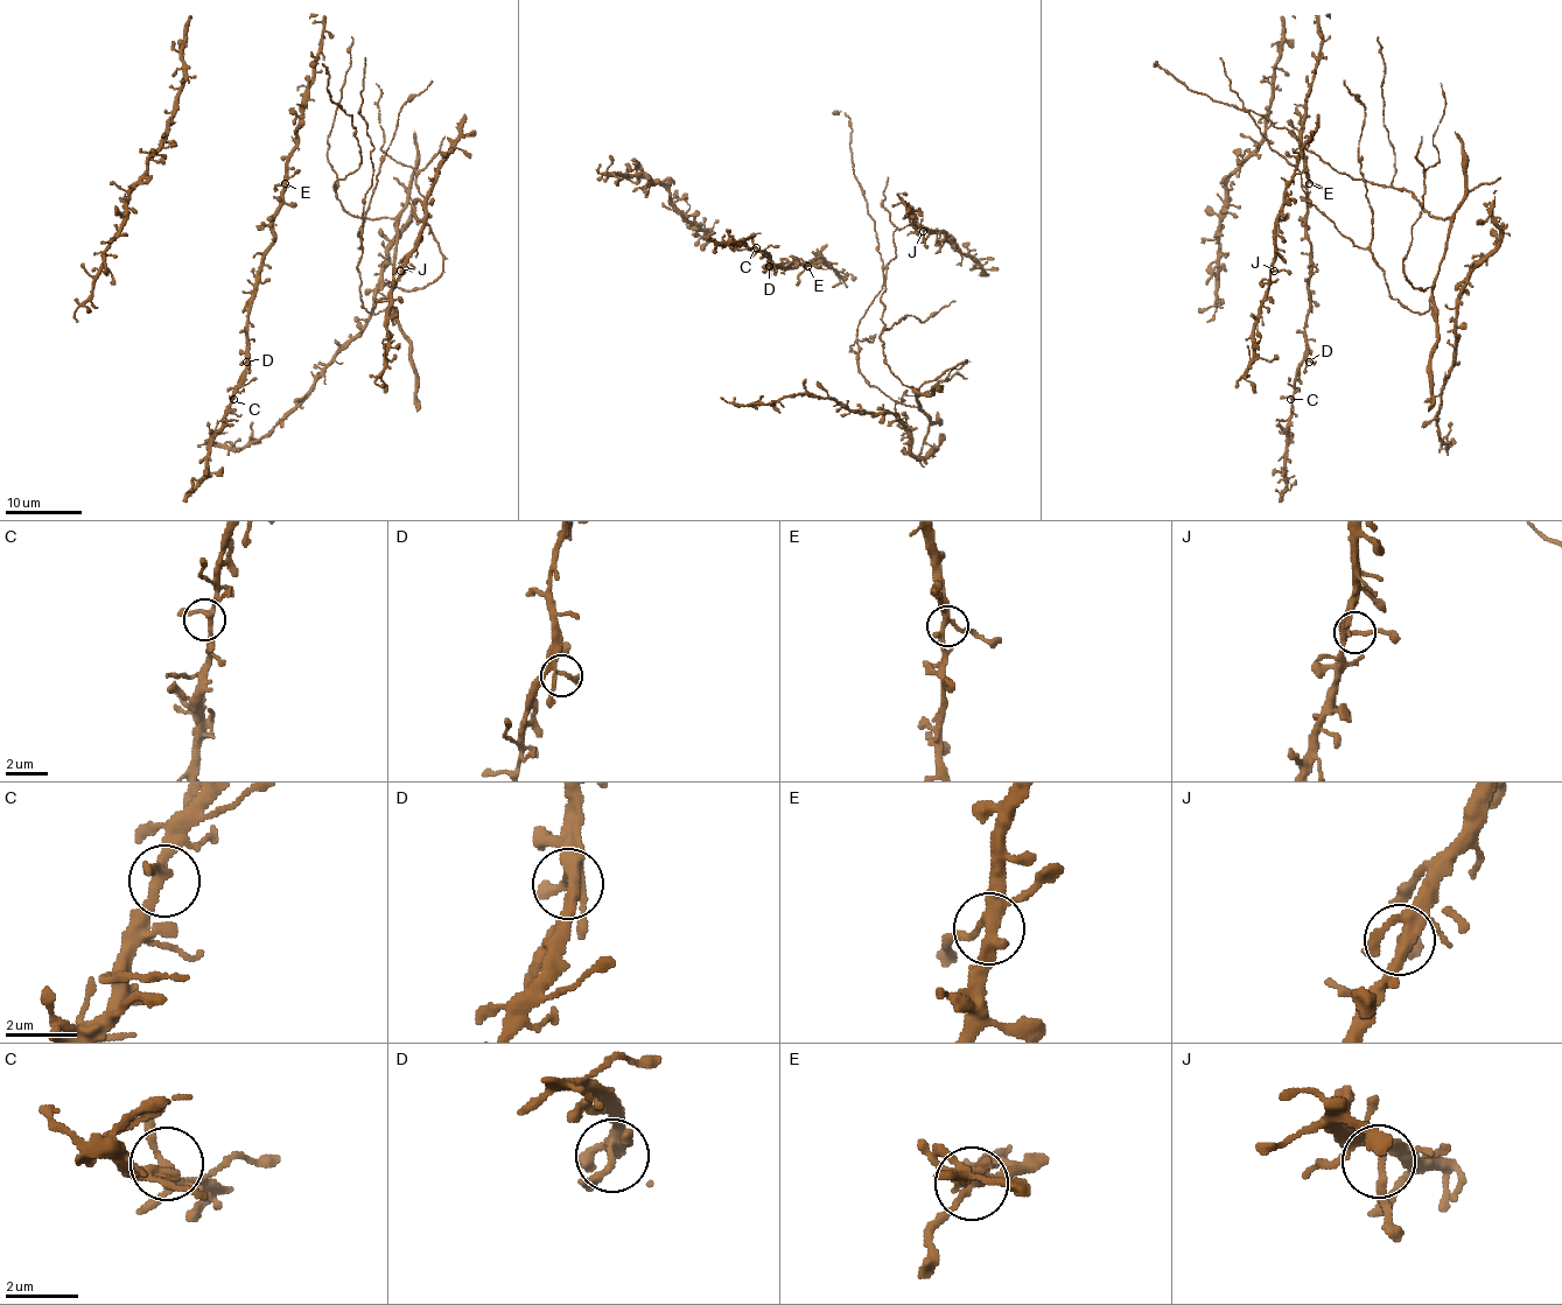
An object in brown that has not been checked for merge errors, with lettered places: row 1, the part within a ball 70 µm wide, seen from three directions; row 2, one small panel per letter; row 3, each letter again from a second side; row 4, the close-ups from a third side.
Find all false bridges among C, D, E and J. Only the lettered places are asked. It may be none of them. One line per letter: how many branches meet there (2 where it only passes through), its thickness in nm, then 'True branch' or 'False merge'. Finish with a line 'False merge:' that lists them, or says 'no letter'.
C: Branches: 3. Thickness 240 nm. True branch
D: Branches: 4. Thickness 280 nm. True branch
E: Branches: 4. Thickness 320 nm. True branch
J: Branches: 5. Thickness 260 nm. True branch
False merge: no letter

